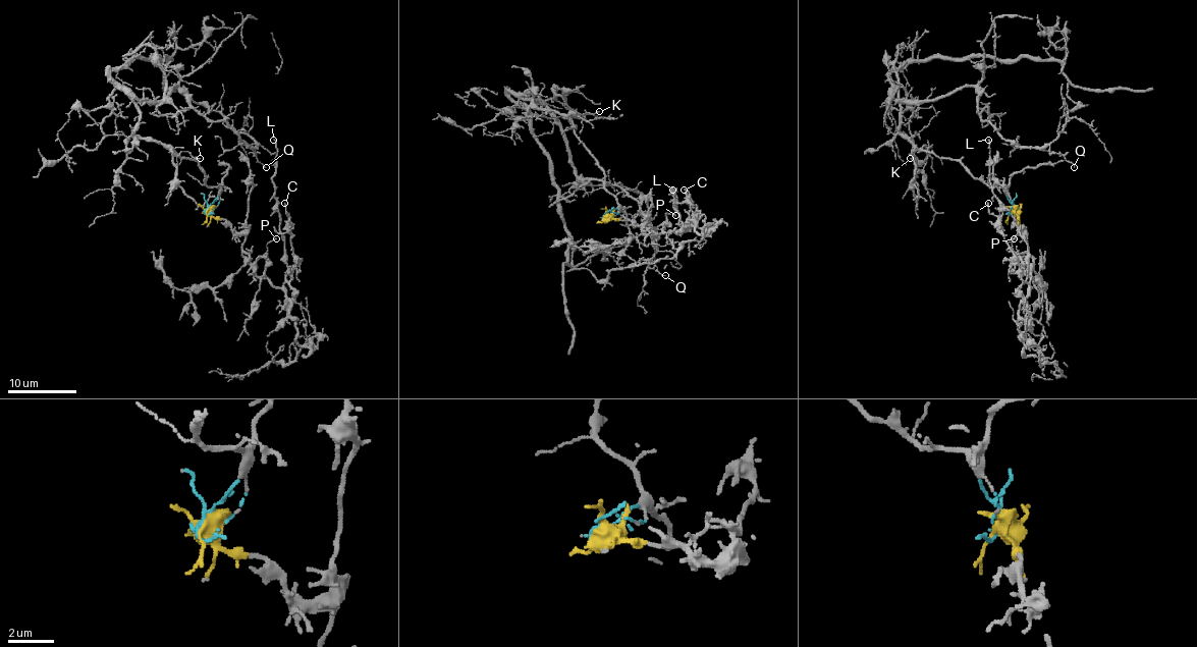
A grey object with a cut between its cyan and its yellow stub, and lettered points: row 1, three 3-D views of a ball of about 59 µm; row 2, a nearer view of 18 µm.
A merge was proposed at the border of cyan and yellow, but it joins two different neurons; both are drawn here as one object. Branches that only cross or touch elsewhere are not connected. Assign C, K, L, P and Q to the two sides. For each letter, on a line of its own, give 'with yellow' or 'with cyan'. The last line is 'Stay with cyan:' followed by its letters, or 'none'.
C: with yellow
K: with cyan
L: with yellow
P: with yellow
Q: with cyan
Stay with cyan: K, Q

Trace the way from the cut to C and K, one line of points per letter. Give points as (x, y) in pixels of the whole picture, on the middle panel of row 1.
C: (605, 213), (645, 227), (641, 230), (652, 234), (681, 232), (695, 220), (685, 189)
K: (605, 213), (610, 213), (618, 205), (605, 183), (605, 171), (576, 133), (570, 118), (599, 111)

